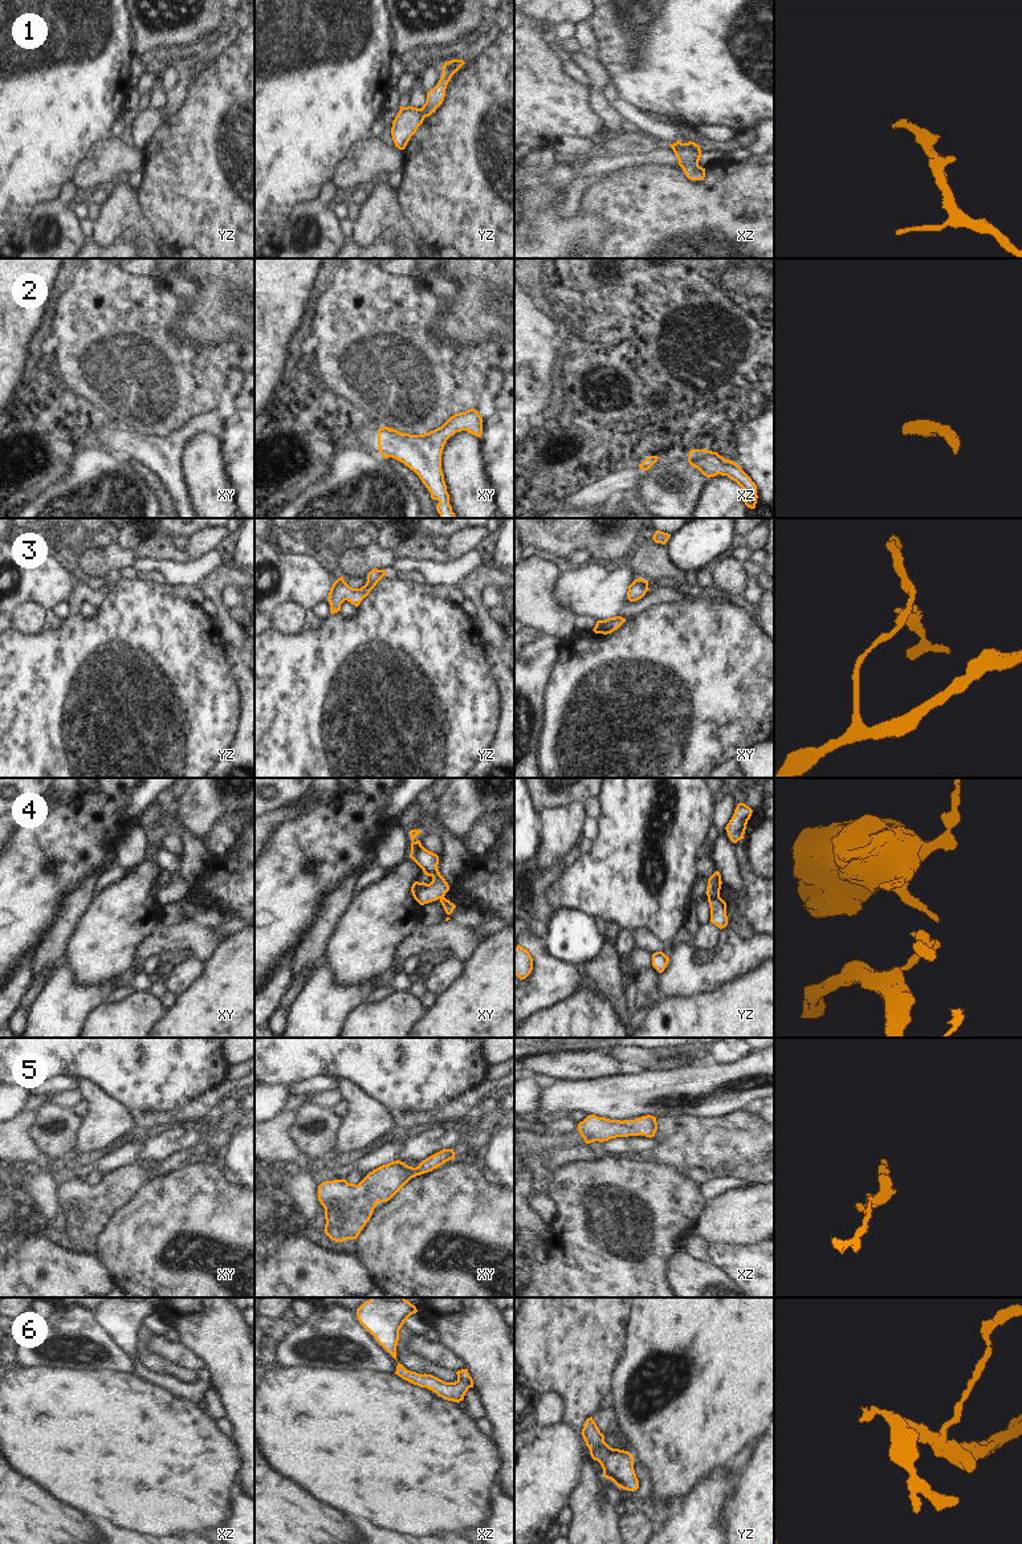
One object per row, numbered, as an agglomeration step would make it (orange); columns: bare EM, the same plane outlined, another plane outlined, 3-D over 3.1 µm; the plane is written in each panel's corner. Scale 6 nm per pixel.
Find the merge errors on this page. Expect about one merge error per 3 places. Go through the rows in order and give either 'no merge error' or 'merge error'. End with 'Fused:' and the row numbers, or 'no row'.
1: no merge error
2: no merge error
3: no merge error
4: merge error
5: no merge error
6: no merge error
Fused: 4

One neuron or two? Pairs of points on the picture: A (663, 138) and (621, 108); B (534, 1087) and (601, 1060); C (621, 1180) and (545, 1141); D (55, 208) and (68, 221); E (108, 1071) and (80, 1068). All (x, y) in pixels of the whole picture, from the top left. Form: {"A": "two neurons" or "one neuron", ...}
{"A": "one neuron", "B": "two neurons", "C": "two neurons", "D": "one neuron", "E": "one neuron"}

